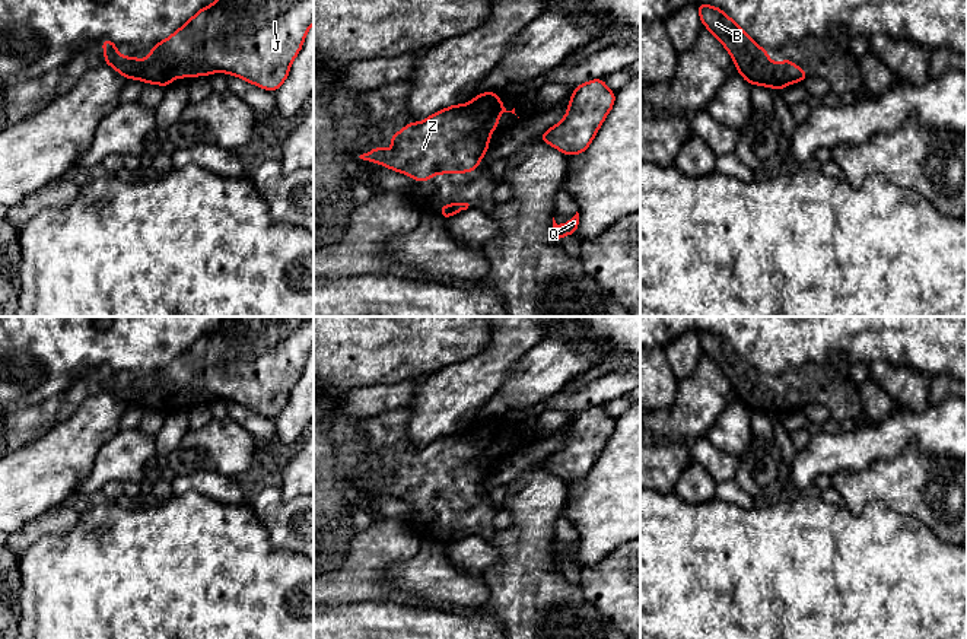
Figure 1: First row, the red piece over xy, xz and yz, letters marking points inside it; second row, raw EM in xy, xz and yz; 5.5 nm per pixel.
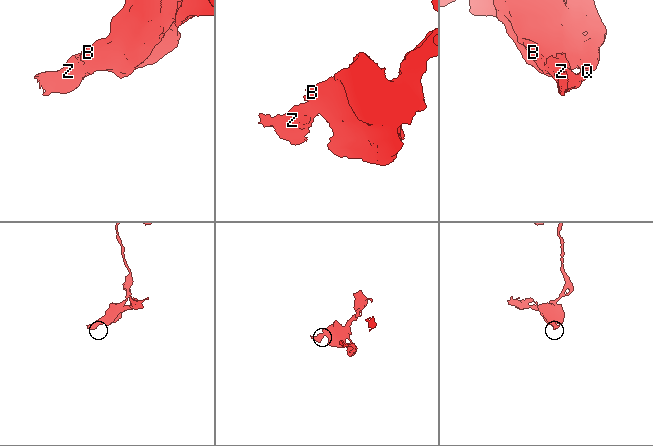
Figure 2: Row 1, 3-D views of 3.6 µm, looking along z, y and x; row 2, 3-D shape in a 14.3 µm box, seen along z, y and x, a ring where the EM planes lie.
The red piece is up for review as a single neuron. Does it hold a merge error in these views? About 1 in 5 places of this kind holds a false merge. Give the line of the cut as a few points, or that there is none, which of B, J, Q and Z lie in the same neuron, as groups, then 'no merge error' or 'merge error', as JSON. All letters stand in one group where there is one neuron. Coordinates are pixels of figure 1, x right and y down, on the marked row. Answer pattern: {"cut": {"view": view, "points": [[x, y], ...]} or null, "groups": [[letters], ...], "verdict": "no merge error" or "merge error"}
{"cut": null, "groups": [["B", "J", "Q", "Z"]], "verdict": "no merge error"}

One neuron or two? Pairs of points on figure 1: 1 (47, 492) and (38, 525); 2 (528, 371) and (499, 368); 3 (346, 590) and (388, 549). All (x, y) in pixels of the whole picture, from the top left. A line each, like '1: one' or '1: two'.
1: two
2: two
3: one

